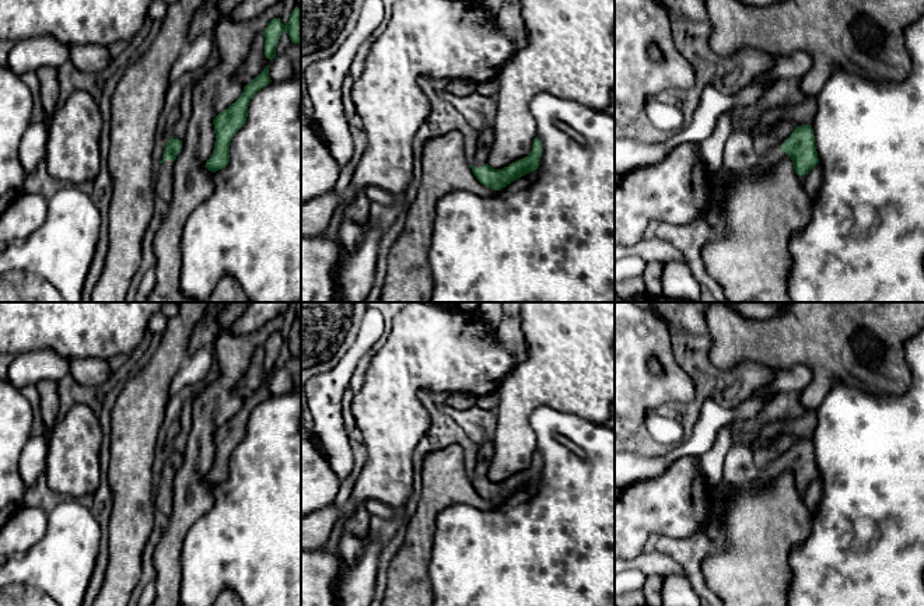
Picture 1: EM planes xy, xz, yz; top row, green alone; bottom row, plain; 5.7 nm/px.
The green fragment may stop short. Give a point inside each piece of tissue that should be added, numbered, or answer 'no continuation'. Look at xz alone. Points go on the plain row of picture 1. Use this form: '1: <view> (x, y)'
1: xz (483, 456)

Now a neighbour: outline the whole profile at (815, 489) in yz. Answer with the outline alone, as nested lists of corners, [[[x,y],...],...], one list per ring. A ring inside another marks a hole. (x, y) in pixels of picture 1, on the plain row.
[[[816,477],[808,487],[809,490],[809,495],[804,497],[802,501],[806,505],[808,511],[812,514],[816,511],[819,502],[820,502],[820,497],[822,497],[822,491],[823,491],[823,483],[820,477]]]

